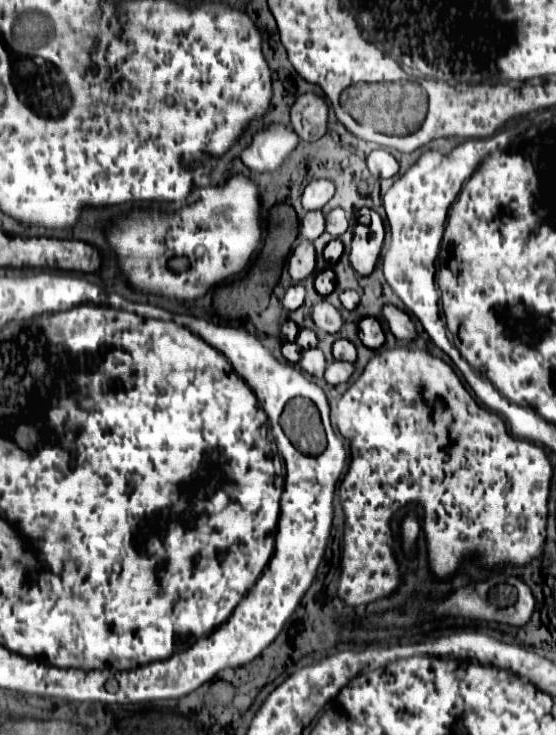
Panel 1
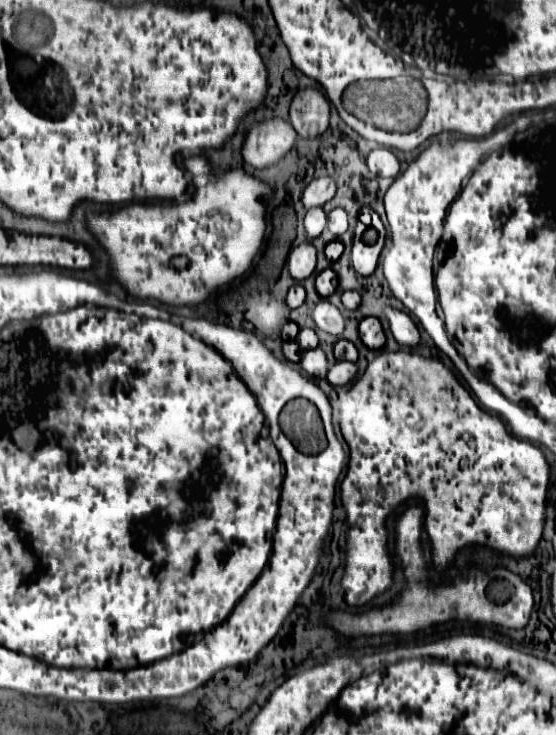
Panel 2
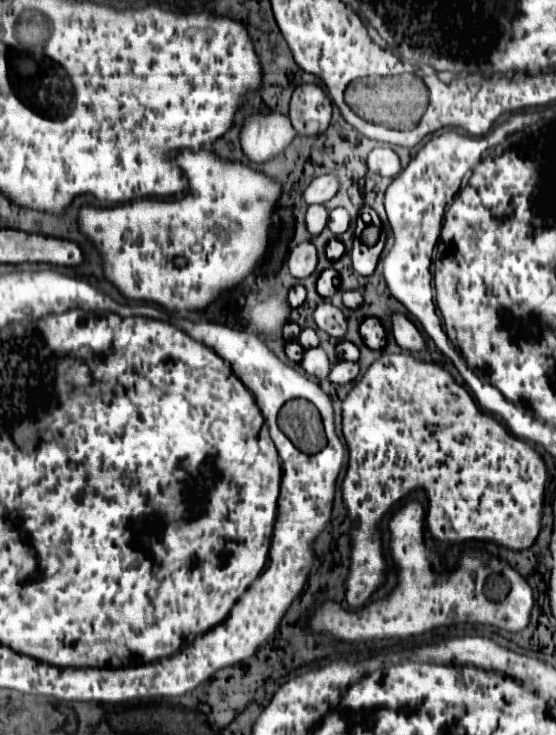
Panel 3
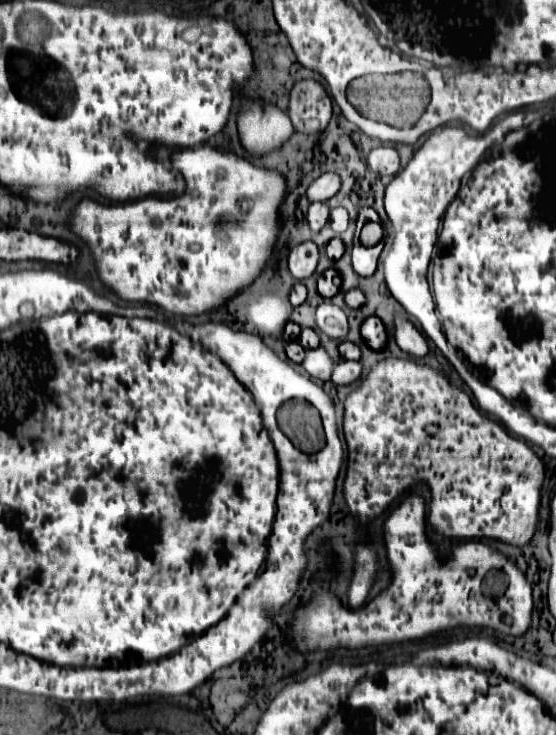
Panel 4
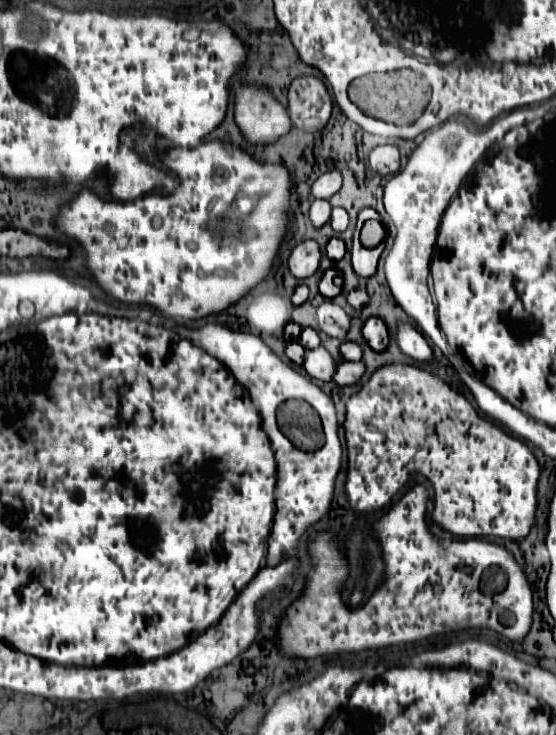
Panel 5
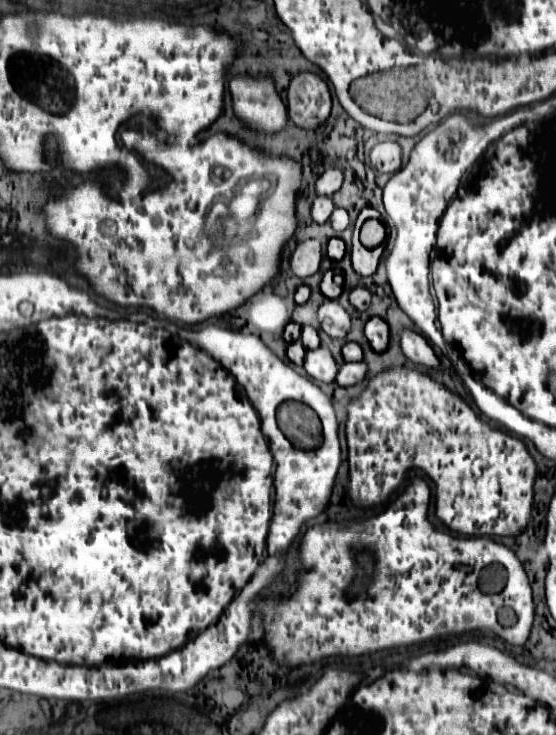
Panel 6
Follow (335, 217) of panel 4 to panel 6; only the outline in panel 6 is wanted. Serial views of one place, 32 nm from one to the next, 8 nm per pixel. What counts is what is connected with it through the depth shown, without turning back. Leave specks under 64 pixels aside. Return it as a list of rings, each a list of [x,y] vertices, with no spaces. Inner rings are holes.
[[[336,208],[336,210],[332,212],[332,216],[330,216],[330,224],[332,224],[332,228],[334,228],[336,232],[346,230],[346,226],[348,226],[348,212],[346,212],[344,208]]]

